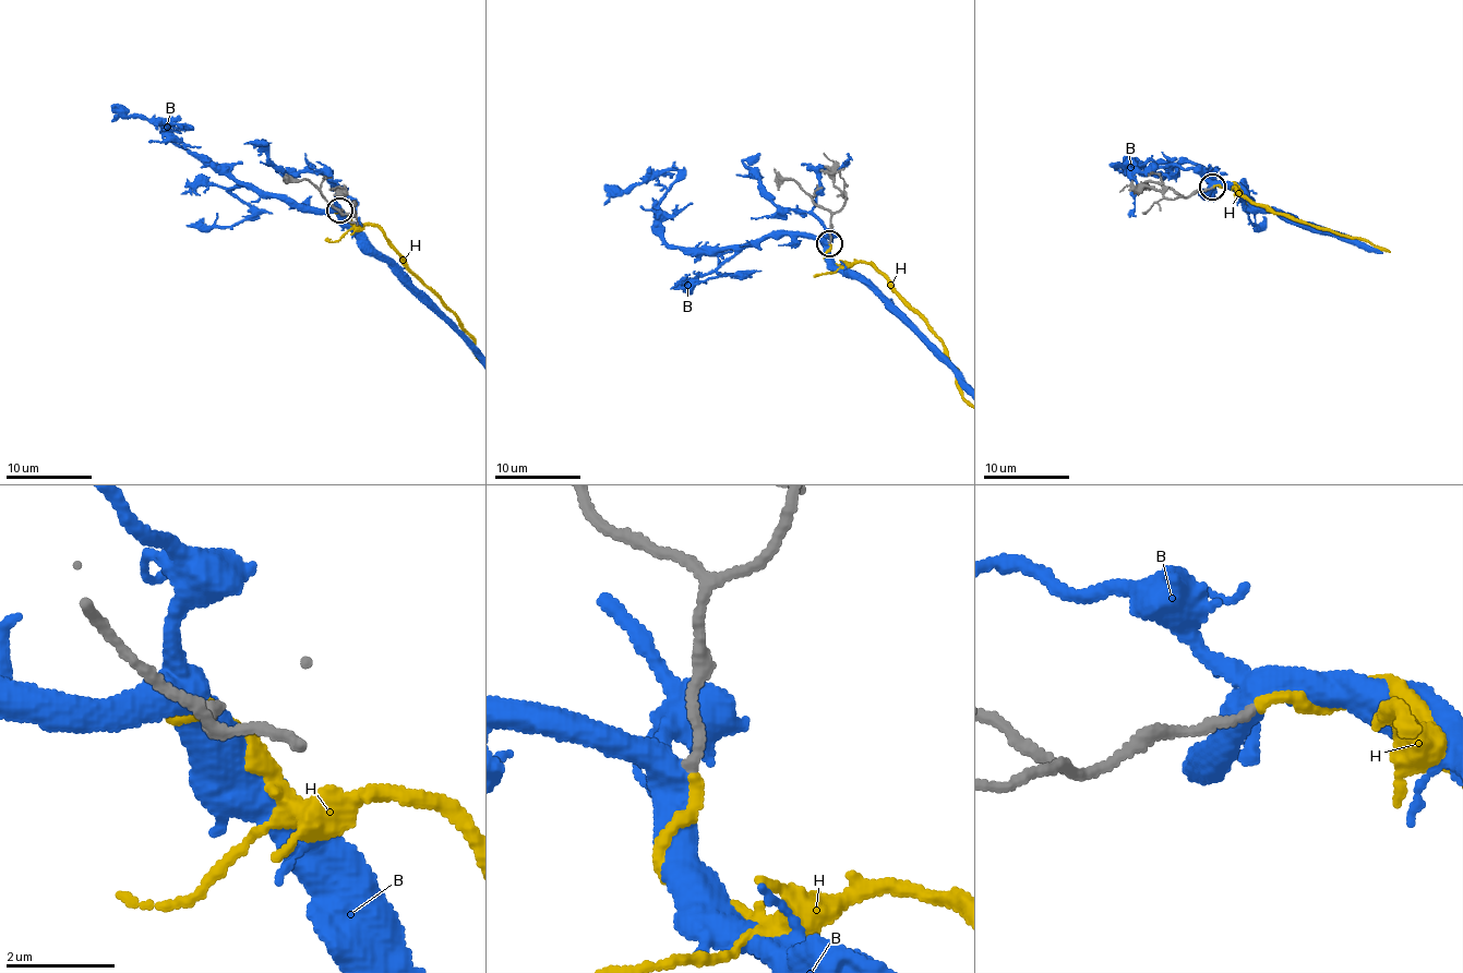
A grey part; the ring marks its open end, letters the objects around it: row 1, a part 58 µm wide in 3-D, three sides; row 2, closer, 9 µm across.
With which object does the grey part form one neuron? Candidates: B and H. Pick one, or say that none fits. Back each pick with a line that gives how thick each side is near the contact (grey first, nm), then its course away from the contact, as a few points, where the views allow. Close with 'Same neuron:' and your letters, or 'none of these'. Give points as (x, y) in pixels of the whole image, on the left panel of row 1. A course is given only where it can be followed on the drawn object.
H: 190/200 nm
Same neuron: H

